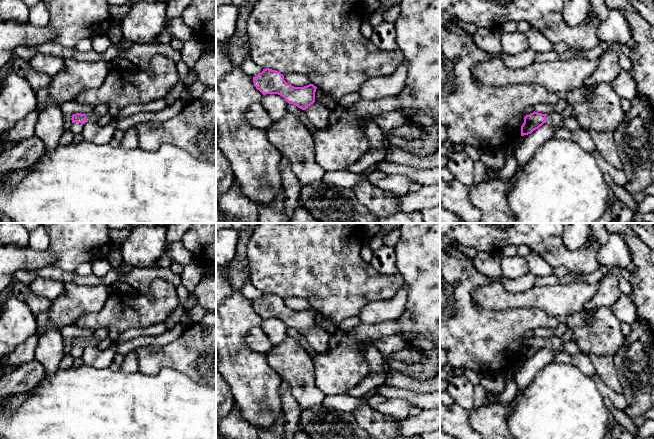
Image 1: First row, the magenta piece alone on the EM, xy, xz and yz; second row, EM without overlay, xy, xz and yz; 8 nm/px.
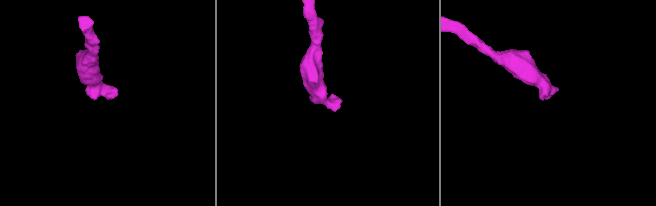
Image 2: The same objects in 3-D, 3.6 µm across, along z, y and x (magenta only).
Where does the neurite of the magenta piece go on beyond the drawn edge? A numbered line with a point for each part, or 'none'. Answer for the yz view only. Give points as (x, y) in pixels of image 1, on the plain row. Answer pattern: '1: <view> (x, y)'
1: yz (555, 343)

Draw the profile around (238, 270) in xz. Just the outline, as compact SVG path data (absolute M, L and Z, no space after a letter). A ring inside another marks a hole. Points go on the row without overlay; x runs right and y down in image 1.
M216 223L216 230L235 229L245 230L239 238L236 255L228 264L226 275L235 290L241 290L247 280L251 278L251 268L247 257L247 243L258 223Z

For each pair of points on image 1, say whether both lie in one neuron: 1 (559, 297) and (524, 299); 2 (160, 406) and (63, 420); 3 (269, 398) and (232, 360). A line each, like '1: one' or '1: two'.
1: one
2: one
3: one

